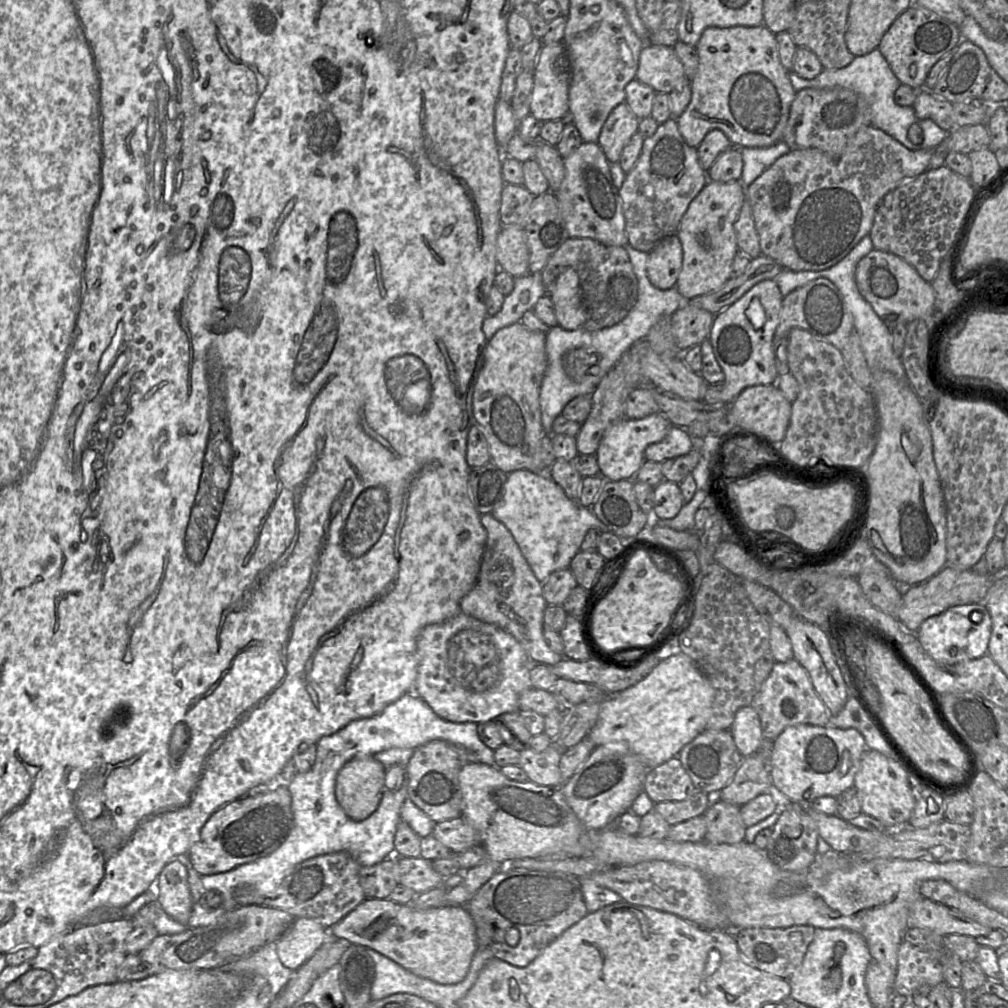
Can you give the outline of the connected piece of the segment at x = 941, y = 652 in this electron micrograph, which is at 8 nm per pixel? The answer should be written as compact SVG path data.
M984 603L965 604L948 608L924 620L916 631L927 654L939 665L952 665L987 654L991 636L991 616Z

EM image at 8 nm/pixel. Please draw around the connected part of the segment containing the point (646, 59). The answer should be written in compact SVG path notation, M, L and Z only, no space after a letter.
M645 44L639 56L636 79L656 93L669 94L687 78L673 47Z

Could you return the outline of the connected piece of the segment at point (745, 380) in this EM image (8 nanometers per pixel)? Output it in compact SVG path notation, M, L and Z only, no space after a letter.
M767 279L754 285L736 302L715 315L708 339L725 376L722 403L731 404L747 387L776 384L779 375L772 342L779 324L782 300L776 282Z

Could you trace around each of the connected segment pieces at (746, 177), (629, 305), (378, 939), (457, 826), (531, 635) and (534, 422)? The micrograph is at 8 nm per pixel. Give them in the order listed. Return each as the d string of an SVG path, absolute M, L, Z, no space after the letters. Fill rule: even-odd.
M779 141L768 147L740 148L743 168L740 182L748 187L765 172L779 157L791 151L789 146Z
M568 238L541 271L546 294L553 290L556 278L566 267L575 269L579 276L586 313L582 328L596 331L611 327L623 320L636 304L638 280L625 247L605 245L591 238Z
M369 898L332 925L329 932L335 938L376 950L418 977L444 985L457 984L464 980L478 946L475 922L466 906L458 904L419 910L408 904L400 905L390 898Z
M462 816L435 823L431 835L455 854L481 845L479 833Z
M492 514L481 515L480 521L487 532L485 550L477 582L460 601L461 612L510 633L533 662L557 664L565 657L555 653L543 636L544 612L548 605L543 584L534 575L506 526Z
M516 322L499 329L487 341L484 349L483 364L473 388L474 424L487 440L490 462L506 474L521 469L535 473L547 472L540 448L540 440L547 433L542 426L539 401L540 387L547 368L545 340L544 332L528 329L521 322Z

